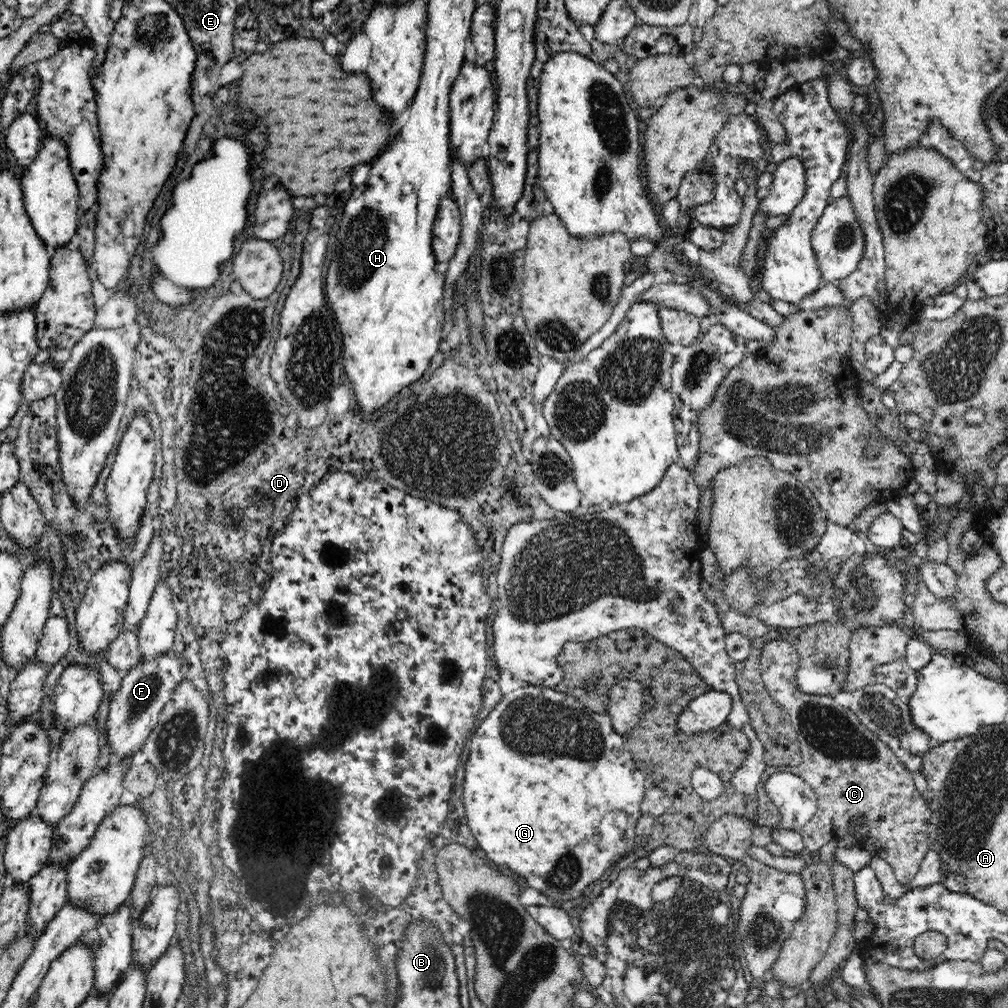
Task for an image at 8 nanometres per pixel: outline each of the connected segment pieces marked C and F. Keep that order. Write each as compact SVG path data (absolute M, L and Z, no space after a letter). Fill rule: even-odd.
M766 640L764 646L761 647L761 677L763 678L763 683L765 687L770 691L770 695L777 704L786 711L791 718L792 726L794 730L797 732L798 737L798 746L800 747L801 754L801 763L795 767L790 766L767 766L766 770L760 776L760 784L759 789L757 790L757 811L755 814L755 825L759 825L761 827L770 827L771 829L776 829L778 827L778 822L780 822L780 813L778 812L777 806L773 804L771 798L768 796L767 790L765 789L765 782L768 777L776 772L788 772L798 777L804 779L812 788L813 791L817 794L817 813L801 828L800 833L803 836L803 841L805 844L805 848L809 850L814 855L814 852L820 850L824 844L830 842L830 840L834 840L835 838L839 839L843 837L846 833L849 833L850 829L856 829L857 832L854 834L859 835L856 840L856 845L861 849L868 850L872 857L878 857L885 859L885 861L890 864L893 868L894 874L896 875L896 879L900 884L908 884L913 878L914 875L920 870L921 862L925 857L925 854L928 852L928 849L931 847L930 839L929 839L929 820L931 819L931 809L929 808L928 803L921 797L921 792L923 790L918 789L915 785L914 778L912 774L906 771L905 764L894 754L893 750L888 748L887 744L884 744L883 740L878 738L878 735L871 730L868 730L864 723L854 714L854 712L850 711L850 709L841 706L834 700L834 696L830 695L809 695L805 692L802 692L797 685L797 671L799 670L799 658L796 649L794 646L790 644L788 641L779 641L779 640ZM862 815L862 823L859 828L851 828L849 824L854 817L859 817Z
M170 653L156 656L152 660L141 658L140 664L126 672L121 680L121 687L114 694L109 704L106 720L107 744L110 746L112 759L130 759L138 752L158 722L163 706L171 699L175 688L184 681L184 671L180 660Z

